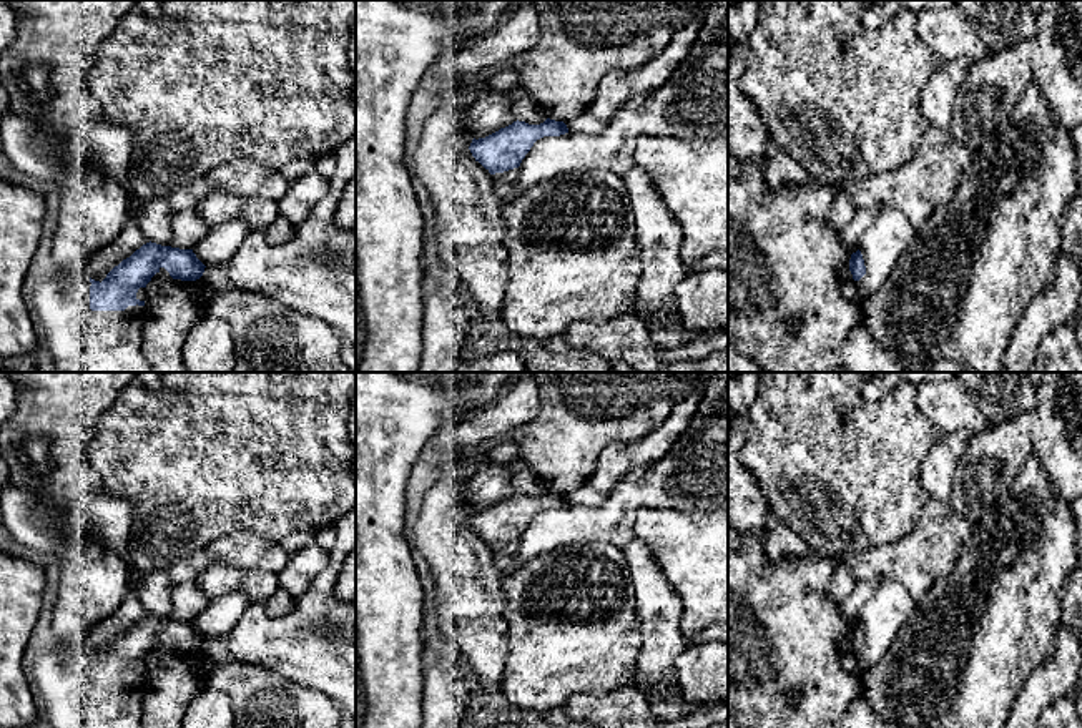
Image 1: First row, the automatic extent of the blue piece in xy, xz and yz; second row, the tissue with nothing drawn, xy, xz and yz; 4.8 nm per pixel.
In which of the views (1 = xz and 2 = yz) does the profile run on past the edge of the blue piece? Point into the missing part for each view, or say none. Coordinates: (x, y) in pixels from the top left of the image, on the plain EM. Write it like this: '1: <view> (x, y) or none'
1: none
2: none

